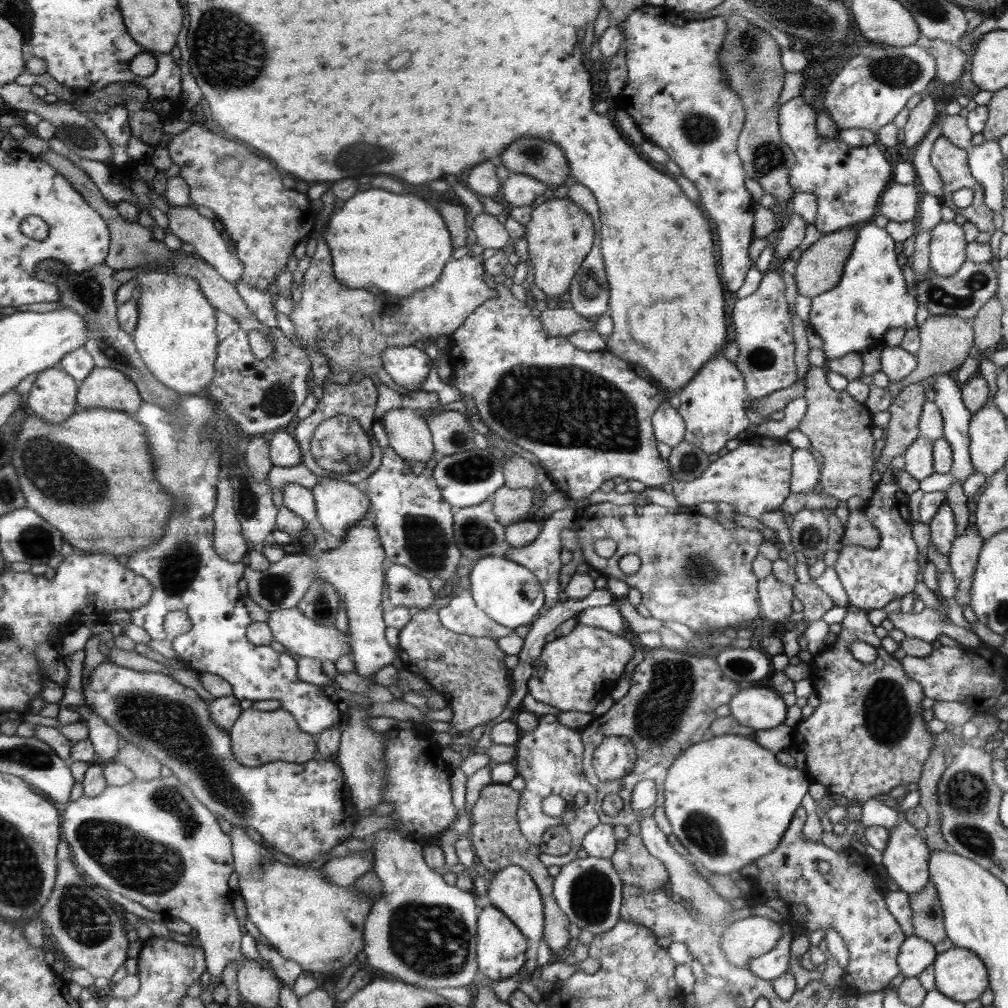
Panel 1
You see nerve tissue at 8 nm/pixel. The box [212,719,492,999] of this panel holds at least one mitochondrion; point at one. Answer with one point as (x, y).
(431, 941)

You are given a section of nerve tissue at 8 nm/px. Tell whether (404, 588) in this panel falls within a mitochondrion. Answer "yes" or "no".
yes

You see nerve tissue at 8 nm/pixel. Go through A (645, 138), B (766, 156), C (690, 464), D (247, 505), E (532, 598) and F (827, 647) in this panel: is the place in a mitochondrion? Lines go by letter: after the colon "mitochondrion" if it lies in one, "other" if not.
A: other
B: mitochondrion
C: mitochondrion
D: mitochondrion
E: other
F: other

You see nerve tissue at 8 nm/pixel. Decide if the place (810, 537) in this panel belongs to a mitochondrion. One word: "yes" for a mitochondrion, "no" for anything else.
yes

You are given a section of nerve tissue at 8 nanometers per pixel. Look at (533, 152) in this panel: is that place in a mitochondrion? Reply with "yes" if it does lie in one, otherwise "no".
yes

